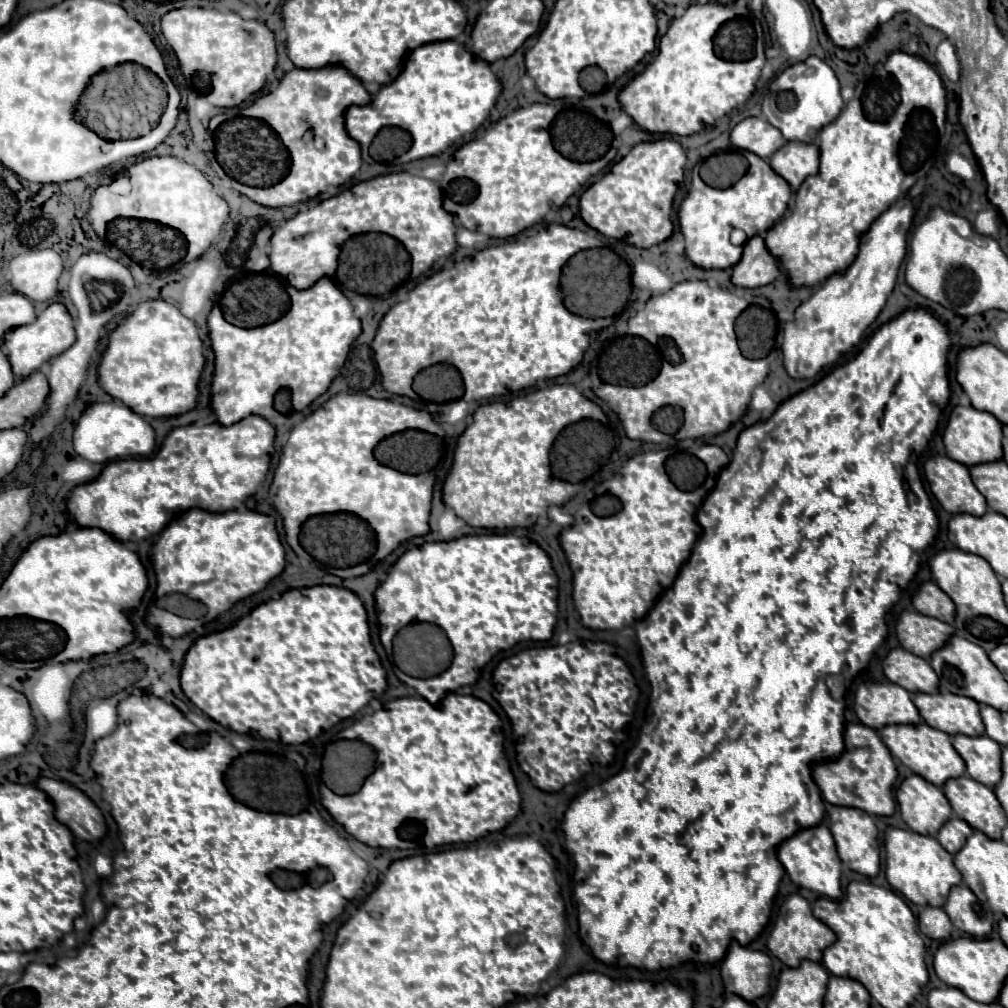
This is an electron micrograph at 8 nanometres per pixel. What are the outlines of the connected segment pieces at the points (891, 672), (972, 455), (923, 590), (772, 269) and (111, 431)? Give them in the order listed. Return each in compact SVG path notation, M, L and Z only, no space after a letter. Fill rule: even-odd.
M896 647L888 653L888 657L882 663L884 675L904 687L910 693L938 693L940 681L938 675L934 675L934 669L930 663L902 647Z
M954 407L950 421L944 431L944 445L948 451L948 457L966 465L974 467L980 463L990 463L990 461L1000 461L1002 459L1002 423L984 411L970 407Z
M928 581L920 587L920 591L912 599L912 605L918 613L942 619L944 623L952 623L956 617L956 607L952 599L934 581Z
M760 235L744 243L744 255L732 271L732 283L738 287L760 287L772 283L780 275L776 257L764 245Z
M120 401L90 405L82 413L74 429L76 453L92 463L106 463L112 459L126 459L126 457L150 457L154 453L154 447L156 447L154 429L146 423L144 417L140 417Z

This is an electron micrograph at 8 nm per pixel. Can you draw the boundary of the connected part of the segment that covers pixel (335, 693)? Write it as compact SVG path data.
M318 585L318 587L312 587L312 589L286 591L280 599L272 599L272 601L262 603L260 607L256 607L250 615L240 619L234 627L212 633L212 635L206 635L206 637L200 637L198 641L194 641L194 645L190 647L190 651L188 651L186 659L184 659L180 685L182 685L184 693L186 693L186 697L198 709L202 709L208 717L212 717L216 723L224 725L226 729L232 729L236 733L258 739L276 741L277 736L282 743L306 743L306 741L314 739L316 735L320 735L320 733L328 731L330 727L334 727L338 721L354 715L360 707L368 705L372 701L372 697L382 695L388 681L386 681L386 669L382 667L380 657L374 651L372 639L370 639L370 625L368 625L368 613L364 609L364 603L350 589L334 587L334 585Z

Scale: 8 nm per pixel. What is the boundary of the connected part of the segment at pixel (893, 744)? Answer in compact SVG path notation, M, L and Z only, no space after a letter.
M920 723L920 725L886 725L880 731L880 739L886 743L886 747L890 749L890 753L896 759L900 759L916 775L930 779L930 783L934 783L936 787L942 787L948 779L962 777L966 773L964 759L954 749L952 737L948 733L932 729L926 723Z

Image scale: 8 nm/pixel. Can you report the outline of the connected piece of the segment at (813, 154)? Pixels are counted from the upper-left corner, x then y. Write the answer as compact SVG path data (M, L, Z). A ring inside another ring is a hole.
M786 143L770 157L770 167L796 191L808 175L818 173L820 151L814 143Z

